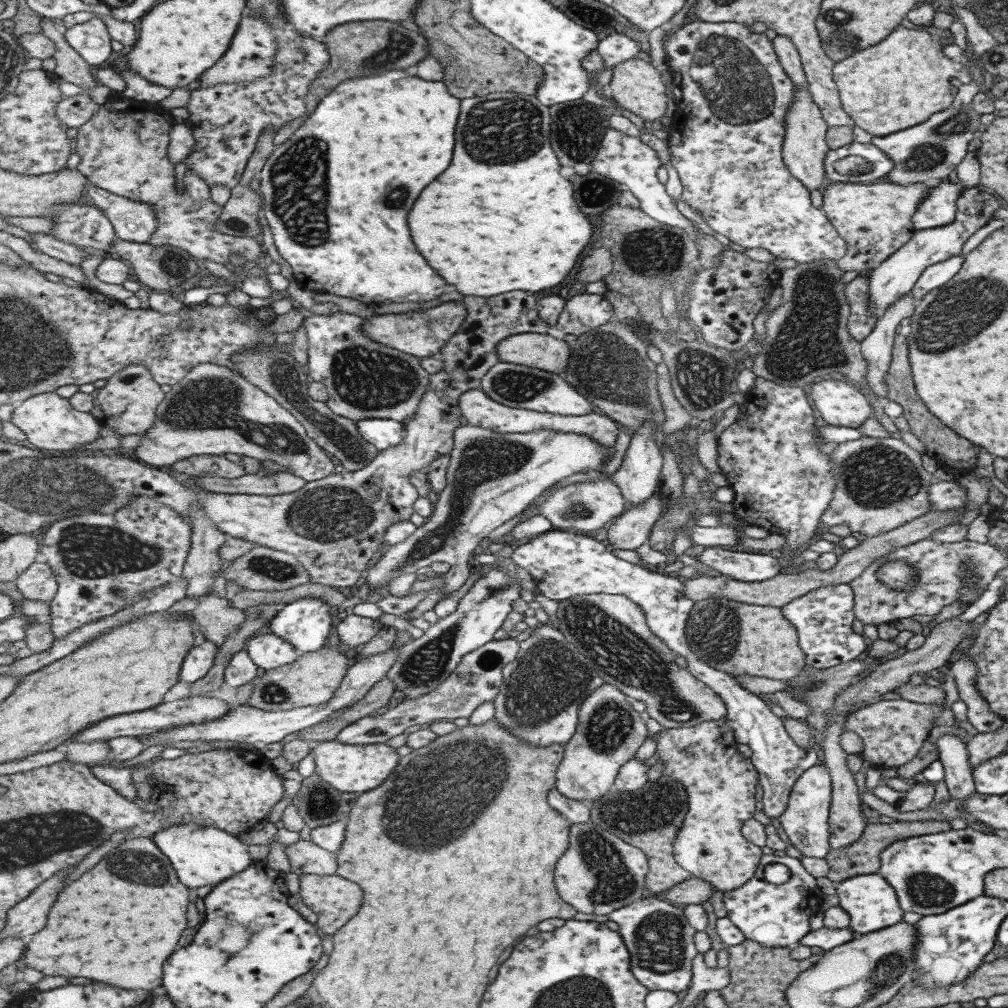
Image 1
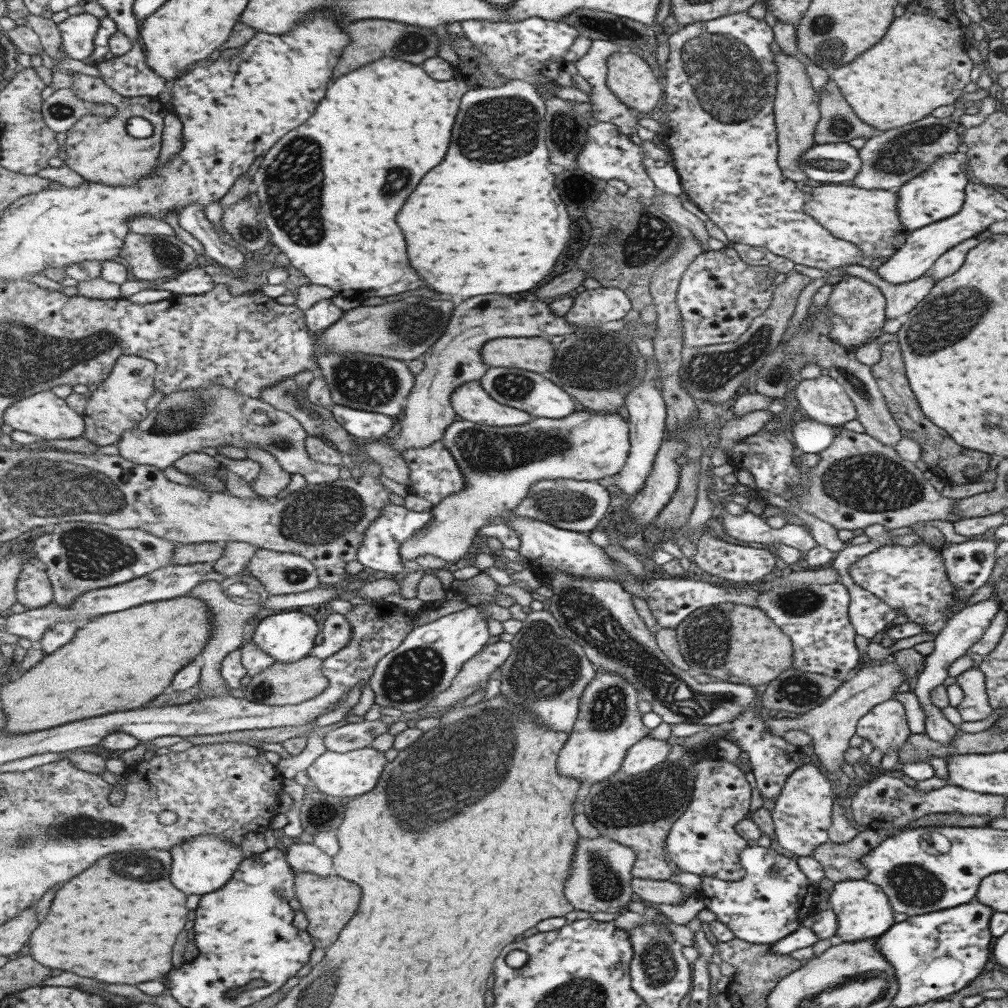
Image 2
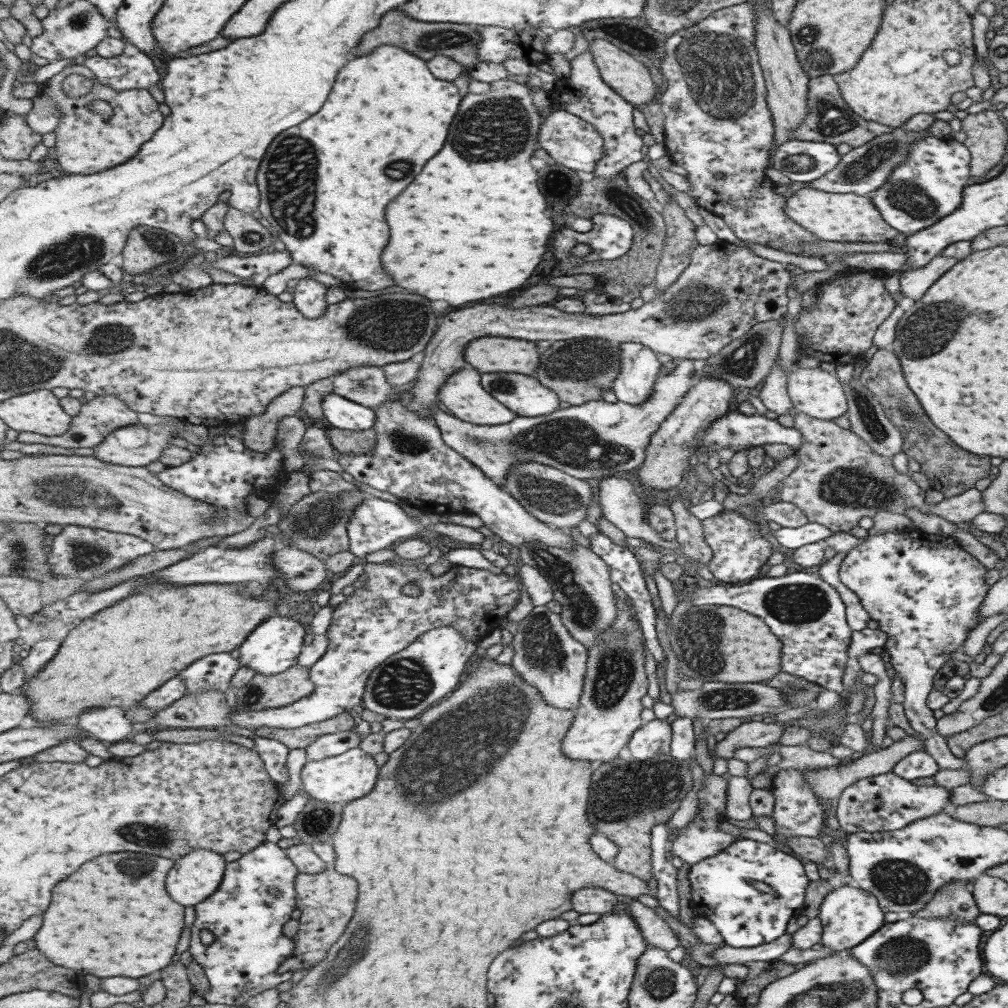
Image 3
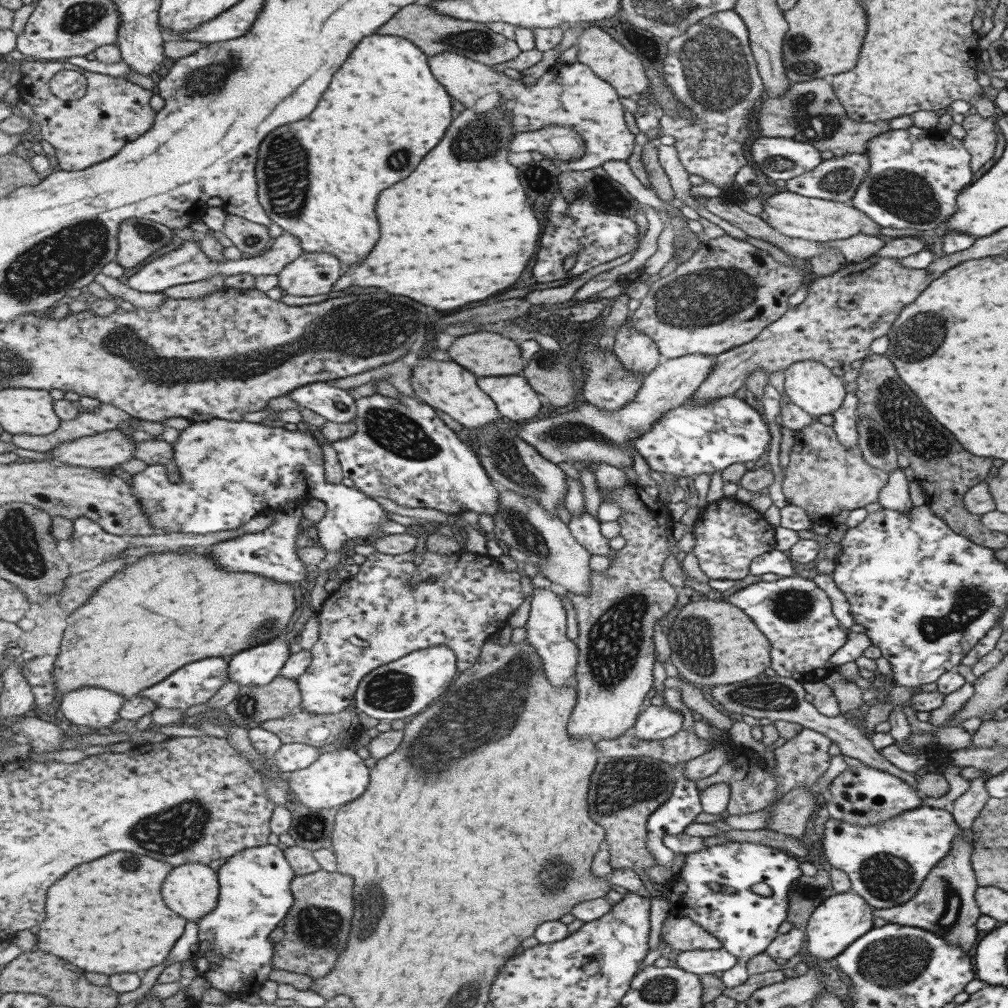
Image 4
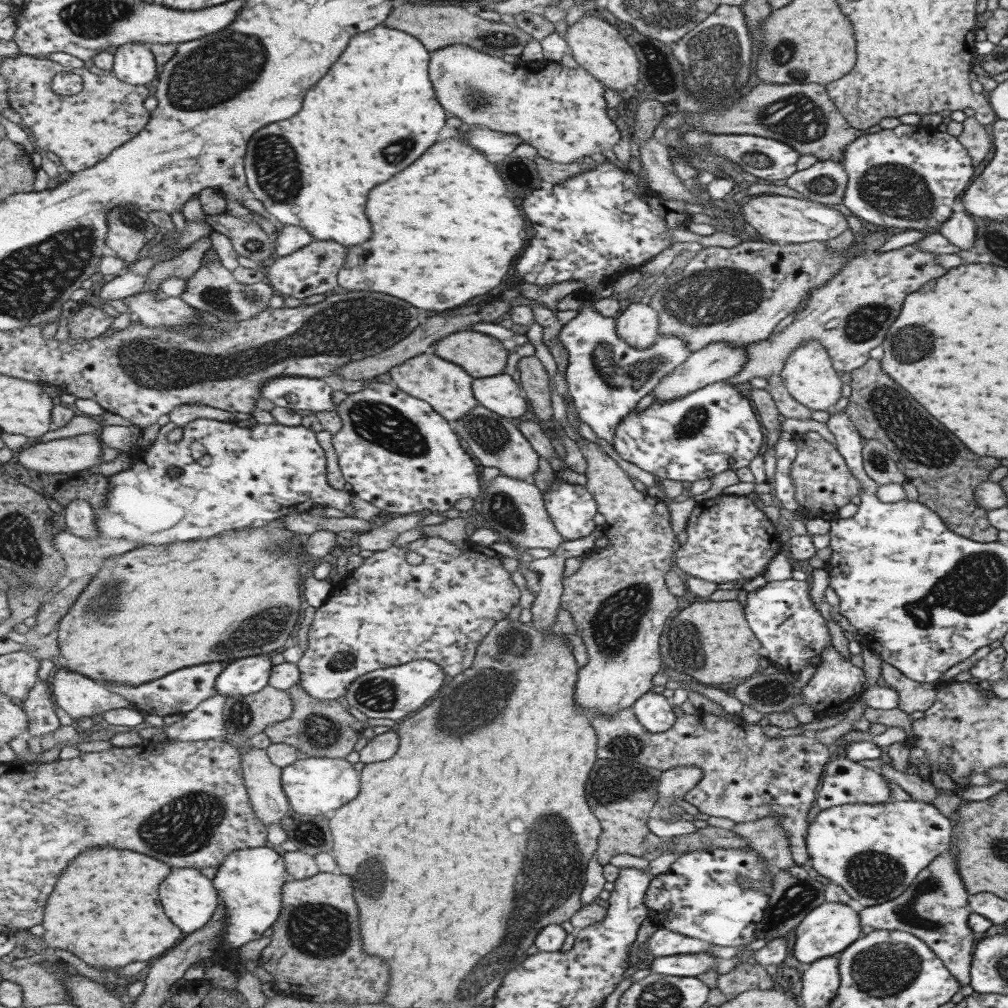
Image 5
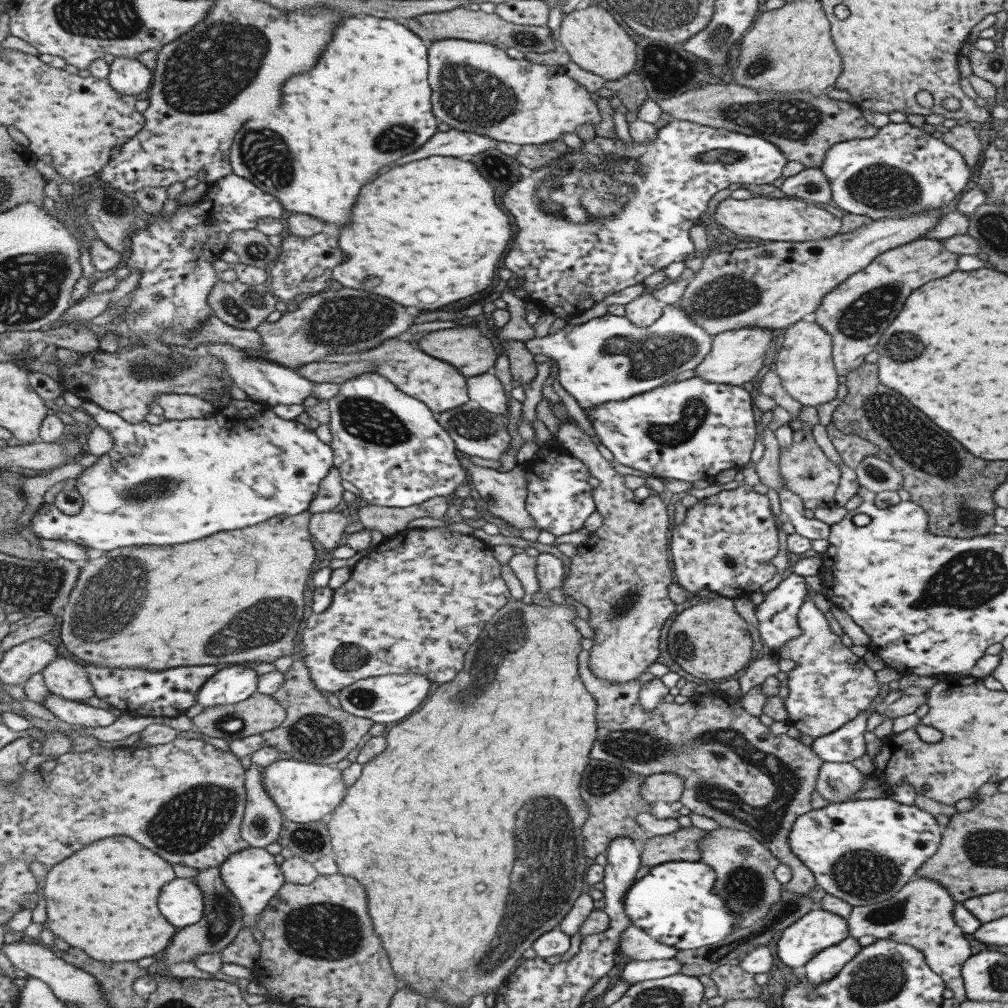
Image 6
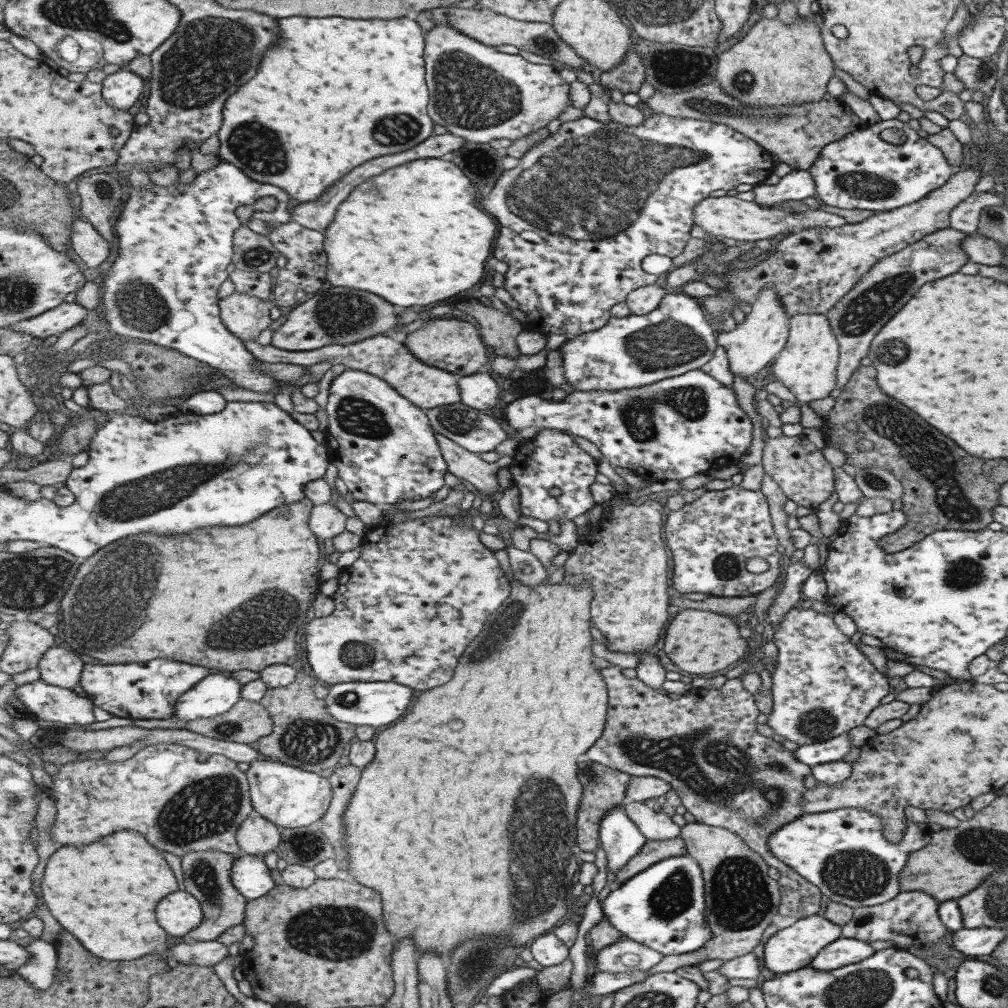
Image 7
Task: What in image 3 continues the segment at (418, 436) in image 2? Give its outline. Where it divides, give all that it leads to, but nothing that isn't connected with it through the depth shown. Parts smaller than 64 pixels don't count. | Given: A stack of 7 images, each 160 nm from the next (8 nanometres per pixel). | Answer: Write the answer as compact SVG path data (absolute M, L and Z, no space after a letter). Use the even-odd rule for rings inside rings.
M717 240L717 242L707 246L697 245L690 254L688 265L679 273L679 276L672 283L669 283L667 288L655 292L653 299L648 303L643 303L637 309L629 309L615 314L596 315L587 312L571 314L546 304L526 306L525 308L511 308L508 305L497 303L469 306L469 308L463 308L463 310L457 310L457 312L451 312L445 316L443 326L438 328L431 342L426 346L420 373L409 397L411 397L411 401L421 405L421 408L418 408L415 413L419 413L419 416L425 420L433 420L431 418L432 408L445 410L442 402L438 399L439 389L453 373L469 365L466 361L466 346L471 344L471 340L485 336L518 338L531 342L547 340L551 343L563 340L599 338L619 344L622 342L641 343L659 356L668 359L705 359L717 354L723 345L729 344L745 334L753 325L784 317L788 301L786 291L789 280L790 273L783 264L756 256L745 247Z

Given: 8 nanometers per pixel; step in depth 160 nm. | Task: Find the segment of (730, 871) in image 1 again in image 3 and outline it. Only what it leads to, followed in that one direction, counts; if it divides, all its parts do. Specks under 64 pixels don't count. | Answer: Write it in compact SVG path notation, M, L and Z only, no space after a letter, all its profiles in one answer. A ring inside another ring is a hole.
M703 773L701 787L696 794L699 812L687 825L675 830L669 841L669 851L685 864L689 864L689 866L697 864L700 860L712 858L712 856L721 852L723 848L737 839L737 836L721 832L718 829L718 824L726 820L724 810L727 780L713 773L707 775L706 779L704 776L705 774Z

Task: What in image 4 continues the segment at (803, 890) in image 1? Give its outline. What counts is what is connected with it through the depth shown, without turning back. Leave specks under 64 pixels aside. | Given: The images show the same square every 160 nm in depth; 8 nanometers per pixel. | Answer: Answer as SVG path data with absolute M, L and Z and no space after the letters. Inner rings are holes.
M727 841L684 855L679 874L672 875L664 885L657 884L660 896L670 906L669 915L689 917L737 959L733 968L722 973L723 986L739 986L748 977L745 963L764 953L770 940L777 936L777 928L787 916L789 885L801 875L798 864L798 858L771 846ZM759 882L765 882L771 889L770 896L751 892L751 886Z

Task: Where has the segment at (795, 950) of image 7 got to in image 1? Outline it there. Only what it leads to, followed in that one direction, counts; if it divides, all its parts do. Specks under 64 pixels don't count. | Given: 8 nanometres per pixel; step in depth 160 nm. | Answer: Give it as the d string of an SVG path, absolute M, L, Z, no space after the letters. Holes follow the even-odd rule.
M877 873L855 875L834 883L834 886L839 900L838 906L843 912L847 912L847 917L849 917L847 928L851 929L851 932L863 935L901 922L904 912L899 909L895 891Z

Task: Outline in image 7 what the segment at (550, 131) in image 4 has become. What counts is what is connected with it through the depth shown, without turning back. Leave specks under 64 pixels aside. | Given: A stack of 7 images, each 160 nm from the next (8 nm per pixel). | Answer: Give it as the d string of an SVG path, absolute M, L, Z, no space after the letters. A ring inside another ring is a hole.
M441 23L431 30L423 28L423 38L425 38L425 50L427 50L427 60L425 60L425 80L429 82L429 92L431 92L431 118L444 126L447 133L435 135L431 140L425 140L419 144L419 148L411 148L407 152L399 152L393 156L383 156L379 160L371 160L371 164L363 164L355 168L355 172L347 174L347 180L341 184L335 184L335 188L329 188L317 202L307 202L298 204L293 208L293 220L310 229L325 230L327 224L333 222L337 206L347 200L347 196L369 176L377 176L393 166L419 160L419 158L441 158L453 150L459 150L468 142L487 143L491 140L501 140L508 138L511 141L530 135L536 130L545 128L551 120L559 118L559 114L571 104L569 96L569 84L561 78L558 66L545 66L545 64L533 64L527 62L523 56L517 54L506 54L499 52L493 46L487 46L475 37L456 29L452 24Z

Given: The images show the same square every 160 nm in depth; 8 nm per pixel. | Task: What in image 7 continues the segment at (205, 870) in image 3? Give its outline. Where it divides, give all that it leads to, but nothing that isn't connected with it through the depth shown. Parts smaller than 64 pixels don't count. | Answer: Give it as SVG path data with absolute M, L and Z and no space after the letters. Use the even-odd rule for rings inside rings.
M186 890L173 892L159 904L159 924L172 936L183 938L190 934L203 923L203 918L205 914L199 900Z

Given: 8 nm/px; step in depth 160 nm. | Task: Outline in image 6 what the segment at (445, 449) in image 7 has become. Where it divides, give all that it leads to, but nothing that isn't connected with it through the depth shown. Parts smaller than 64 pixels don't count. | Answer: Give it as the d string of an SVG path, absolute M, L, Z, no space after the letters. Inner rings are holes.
M461 450L458 452L459 462L467 468L470 475L470 483L474 485L480 496L480 503L484 506L484 513L493 515L503 519L510 525L515 526L519 530L525 530L534 526L539 531L541 528L536 526L535 519L527 510L526 500L529 491L529 483L527 483L527 471L524 465L517 463L514 469L508 472L499 472L493 468L486 468L473 464L471 456L467 456Z

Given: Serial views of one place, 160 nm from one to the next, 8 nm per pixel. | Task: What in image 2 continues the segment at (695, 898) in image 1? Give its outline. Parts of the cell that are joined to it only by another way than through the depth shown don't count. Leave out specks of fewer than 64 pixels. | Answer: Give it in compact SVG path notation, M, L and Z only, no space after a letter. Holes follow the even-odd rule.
M632 878L630 886L631 891L637 894L641 902L652 906L659 904L679 904L684 897L679 884L667 880Z

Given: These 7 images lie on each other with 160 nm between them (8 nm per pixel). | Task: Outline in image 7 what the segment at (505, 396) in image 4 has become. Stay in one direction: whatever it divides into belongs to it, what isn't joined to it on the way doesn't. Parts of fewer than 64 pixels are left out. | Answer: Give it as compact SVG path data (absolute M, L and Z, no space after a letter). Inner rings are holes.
M486 372L459 377L462 402L479 411L496 409L500 402L501 386L499 382Z

